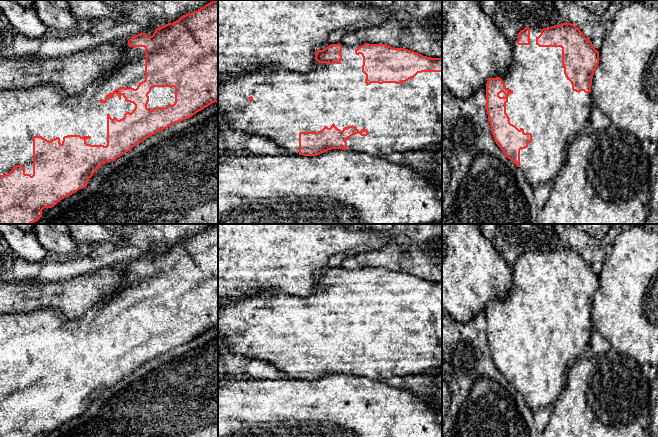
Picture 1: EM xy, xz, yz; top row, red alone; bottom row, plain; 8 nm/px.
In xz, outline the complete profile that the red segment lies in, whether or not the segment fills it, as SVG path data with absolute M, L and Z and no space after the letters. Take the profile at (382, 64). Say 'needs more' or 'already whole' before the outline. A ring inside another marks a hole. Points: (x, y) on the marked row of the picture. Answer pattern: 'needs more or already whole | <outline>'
needs more | M364 43L361 46L331 44L315 53L316 62L307 73L291 72L282 67L261 67L238 77L218 82L218 112L227 118L234 129L250 136L261 136L274 141L291 155L317 156L332 149L363 152L374 156L386 156L395 152L410 152L431 149L442 144L442 58L423 56L404 48L393 48L385 44Z

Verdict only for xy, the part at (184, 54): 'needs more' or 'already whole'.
needs more

